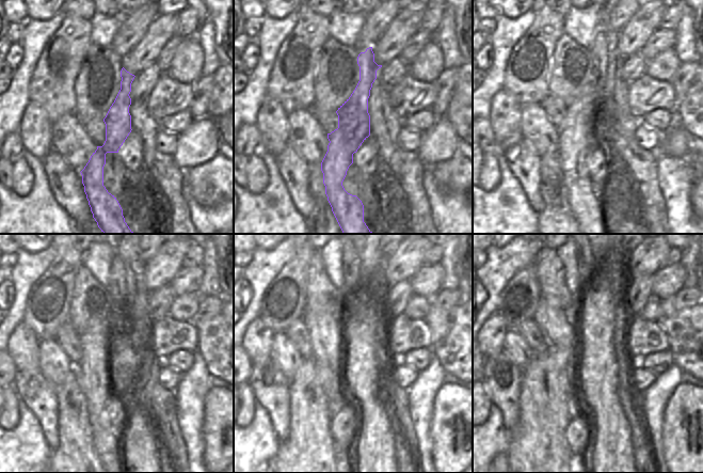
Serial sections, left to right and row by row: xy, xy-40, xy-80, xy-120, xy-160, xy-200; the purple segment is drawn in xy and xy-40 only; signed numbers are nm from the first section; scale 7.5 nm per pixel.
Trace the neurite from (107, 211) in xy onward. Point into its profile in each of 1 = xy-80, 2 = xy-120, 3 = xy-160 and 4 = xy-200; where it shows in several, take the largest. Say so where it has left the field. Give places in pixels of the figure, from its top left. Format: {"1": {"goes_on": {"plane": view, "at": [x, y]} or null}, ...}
{"1": {"goes_on": {"plane": "xy-80", "at": [587, 124]}}, "2": {"goes_on": {"plane": "xy-120", "at": [93, 372]}}, "3": {"goes_on": {"plane": "xy-160", "at": [328, 340]}}, "4": {"goes_on": {"plane": "xy-200", "at": [561, 332]}}}

